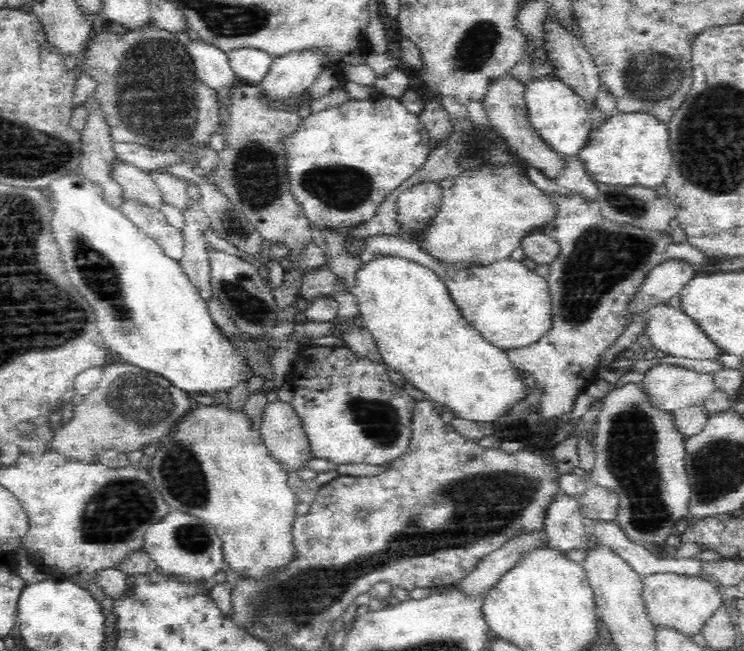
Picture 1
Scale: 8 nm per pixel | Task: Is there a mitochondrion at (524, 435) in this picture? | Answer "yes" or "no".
no

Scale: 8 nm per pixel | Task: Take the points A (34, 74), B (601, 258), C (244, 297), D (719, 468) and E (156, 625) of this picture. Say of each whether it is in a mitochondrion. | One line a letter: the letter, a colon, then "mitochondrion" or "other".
A: other
B: mitochondrion
C: mitochondrion
D: mitochondrion
E: other

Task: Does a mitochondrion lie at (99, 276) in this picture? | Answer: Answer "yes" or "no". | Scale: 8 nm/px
yes

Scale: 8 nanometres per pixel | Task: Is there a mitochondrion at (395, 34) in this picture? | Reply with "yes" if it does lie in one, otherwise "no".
no

